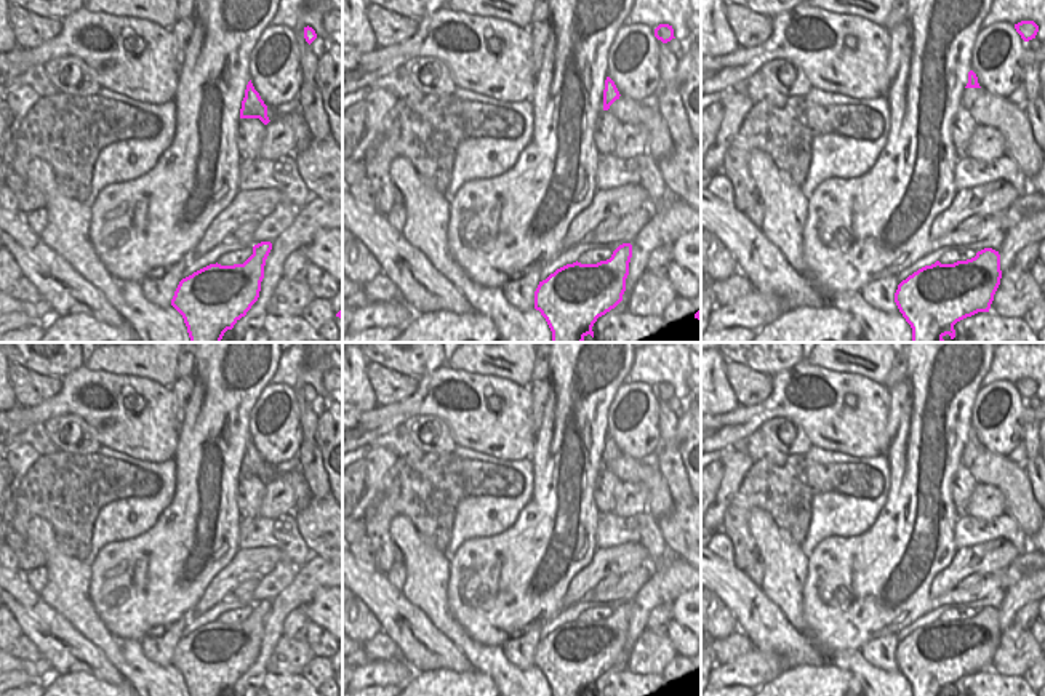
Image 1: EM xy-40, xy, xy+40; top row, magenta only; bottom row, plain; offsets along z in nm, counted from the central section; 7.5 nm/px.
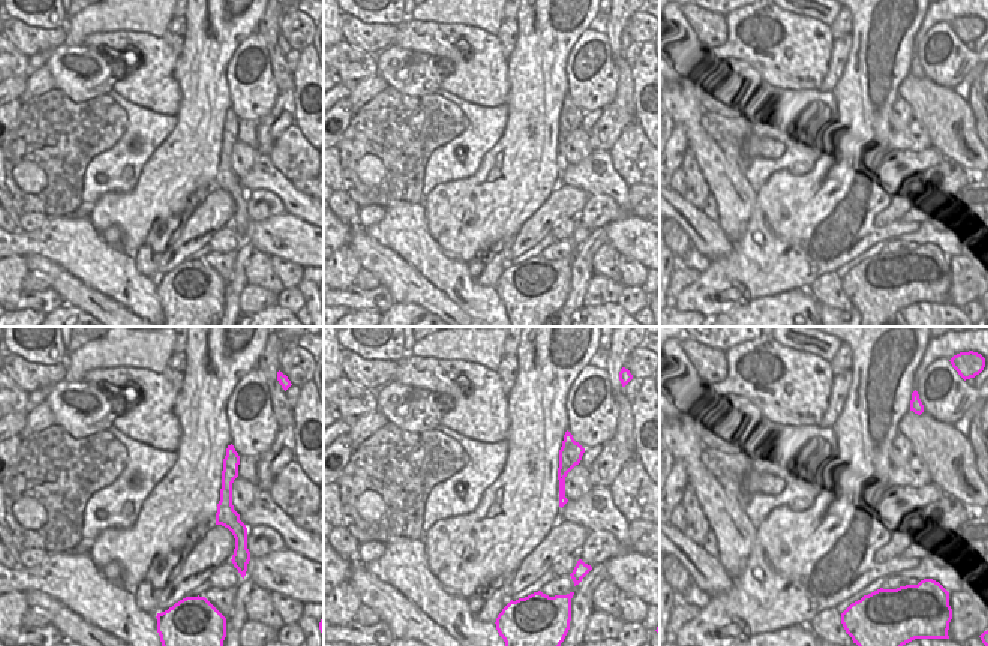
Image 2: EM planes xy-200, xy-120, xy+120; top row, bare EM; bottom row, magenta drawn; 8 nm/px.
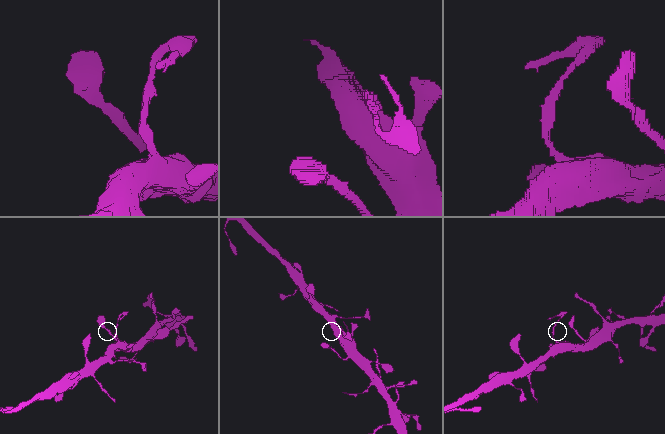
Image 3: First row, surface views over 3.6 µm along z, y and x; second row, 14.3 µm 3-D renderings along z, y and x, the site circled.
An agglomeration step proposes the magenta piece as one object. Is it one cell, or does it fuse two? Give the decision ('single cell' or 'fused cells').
fused cells

